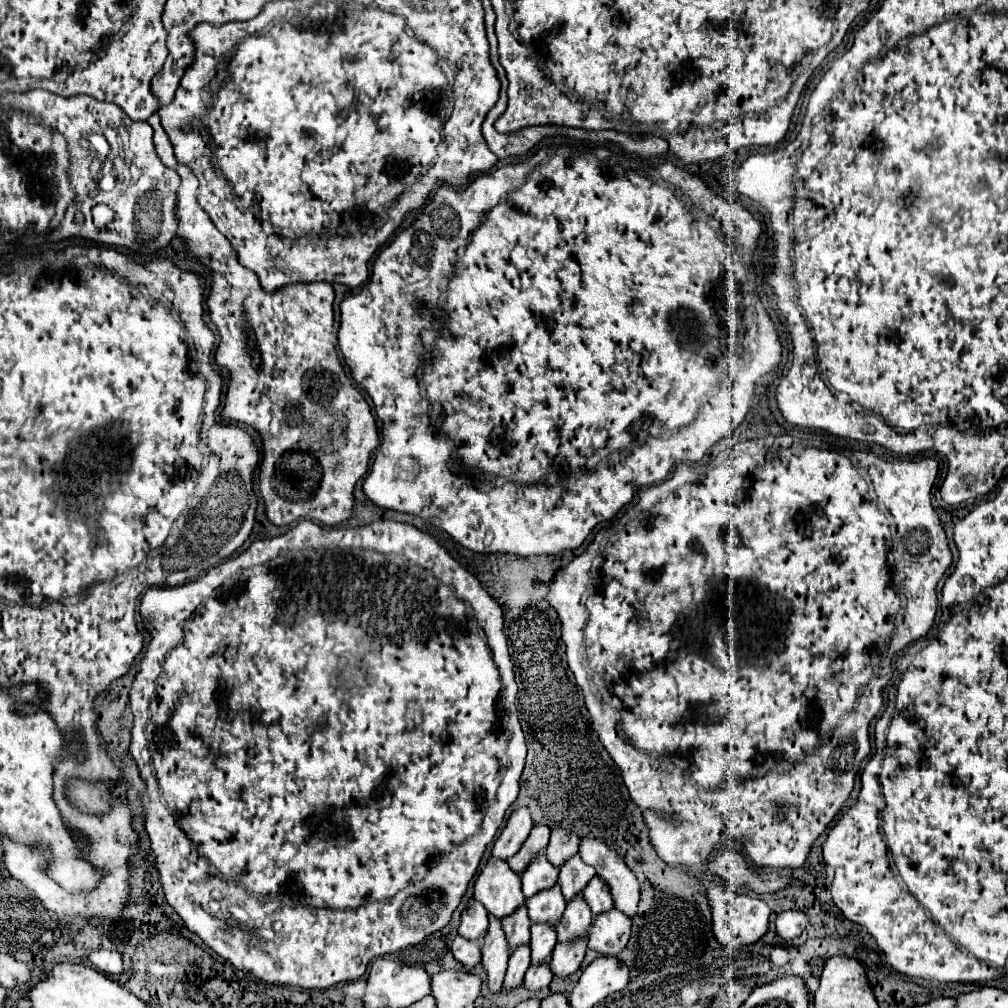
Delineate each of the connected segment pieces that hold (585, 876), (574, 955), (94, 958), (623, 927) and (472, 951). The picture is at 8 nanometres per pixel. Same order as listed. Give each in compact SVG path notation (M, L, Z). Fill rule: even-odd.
M574 855L572 859L568 859L564 867L560 867L560 877L558 877L558 885L562 887L564 899L572 901L576 895L580 895L594 875L596 871L590 865L586 865L580 859L580 855Z
M576 939L566 945L558 943L554 947L548 965L556 977L570 977L580 969L584 955L586 955L586 939Z
M94 951L90 953L90 963L94 969L98 971L106 971L108 975L120 975L124 973L124 967L122 967L122 959L120 959L120 953L118 951Z
M612 909L594 919L588 935L588 947L598 955L618 955L626 949L630 939L632 921L626 915Z
M456 937L450 949L452 949L456 961L462 963L466 969L472 969L472 967L476 967L480 963L482 953L480 953L480 943L478 941Z

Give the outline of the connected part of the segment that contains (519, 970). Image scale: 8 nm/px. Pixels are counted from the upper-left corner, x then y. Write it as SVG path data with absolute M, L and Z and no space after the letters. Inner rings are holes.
M522 945L516 951L512 951L510 961L508 961L508 971L506 971L506 979L504 979L504 991L516 989L522 985L524 981L524 973L530 967L530 947ZM526 961L526 963L524 963Z

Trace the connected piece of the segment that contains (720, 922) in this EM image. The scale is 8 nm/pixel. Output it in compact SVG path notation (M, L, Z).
M718 883L708 885L708 895L710 895L708 899L712 907L712 931L720 945L732 950L741 950L744 946L760 941L762 935L768 931L770 909L762 899L738 895Z

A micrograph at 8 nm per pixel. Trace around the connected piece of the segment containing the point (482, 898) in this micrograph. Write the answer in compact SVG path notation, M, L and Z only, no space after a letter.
M490 859L476 879L474 899L480 901L490 915L504 919L526 903L520 889L520 877L500 859Z

